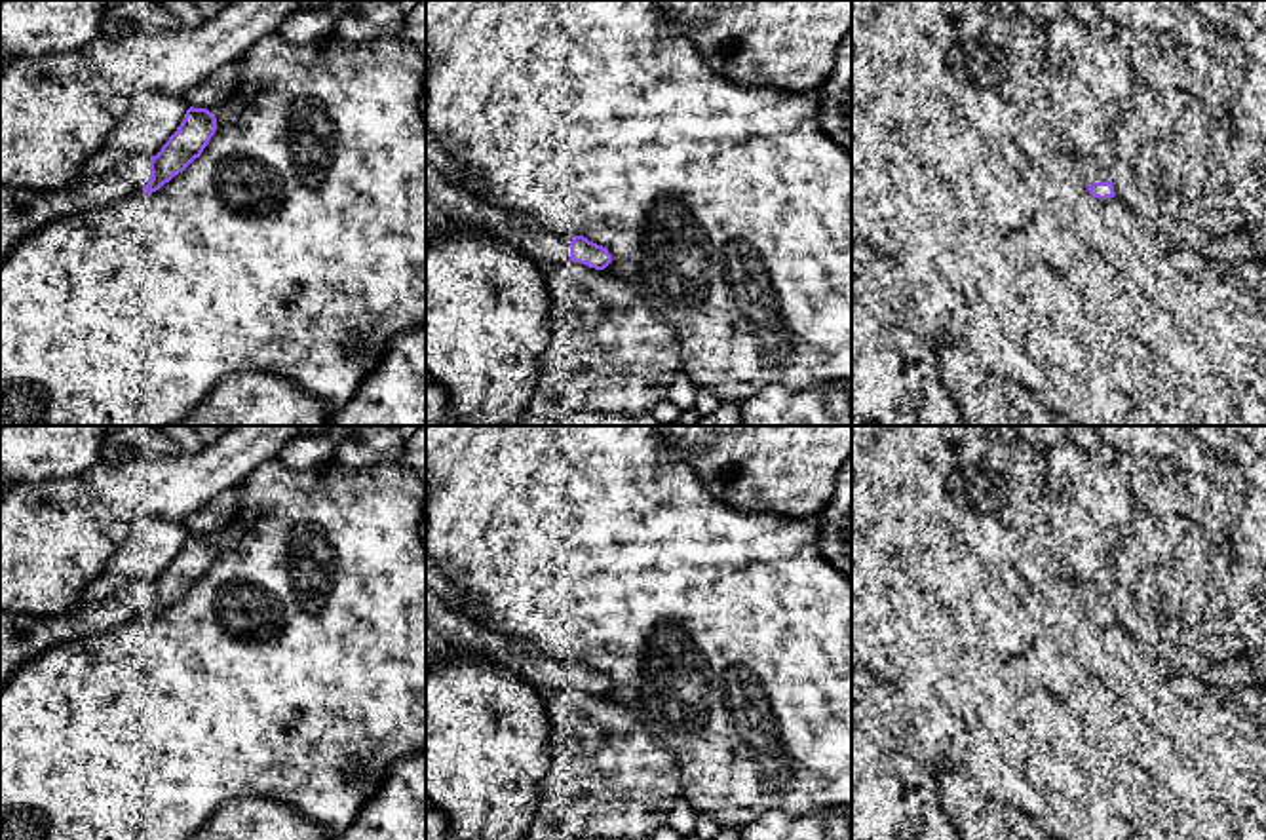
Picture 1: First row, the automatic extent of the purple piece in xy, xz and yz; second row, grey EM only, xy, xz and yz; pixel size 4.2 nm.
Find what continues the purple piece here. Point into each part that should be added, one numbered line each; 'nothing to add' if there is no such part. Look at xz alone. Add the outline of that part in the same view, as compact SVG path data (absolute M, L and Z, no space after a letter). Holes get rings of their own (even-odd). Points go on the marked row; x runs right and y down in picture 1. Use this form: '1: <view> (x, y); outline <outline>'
1: xz (447, 208); outline M426 162L426 241L451 230L477 230L517 249L540 268L570 260L570 234L551 232L523 215L496 209L449 184Z

